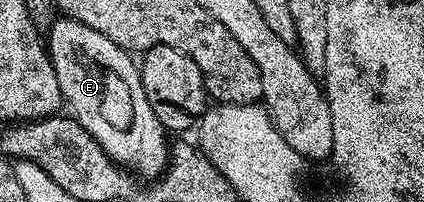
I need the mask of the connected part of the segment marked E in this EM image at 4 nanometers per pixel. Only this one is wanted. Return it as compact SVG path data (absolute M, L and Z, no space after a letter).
M59 19L46 32L46 47L58 78L60 95L72 119L79 122L121 168L148 180L163 176L168 167L170 140L146 98L137 61L110 42L106 34L98 34L98 30L90 30L90 26L77 20Z

